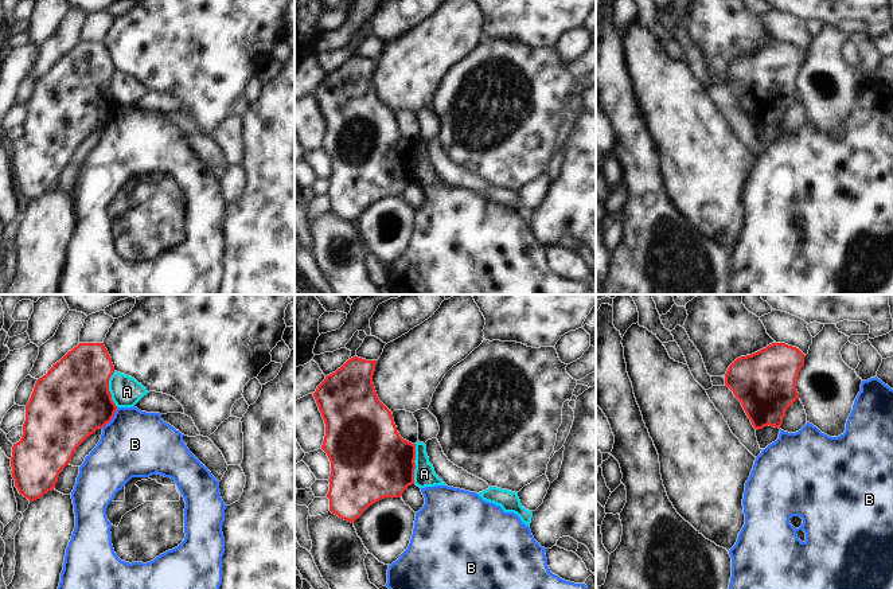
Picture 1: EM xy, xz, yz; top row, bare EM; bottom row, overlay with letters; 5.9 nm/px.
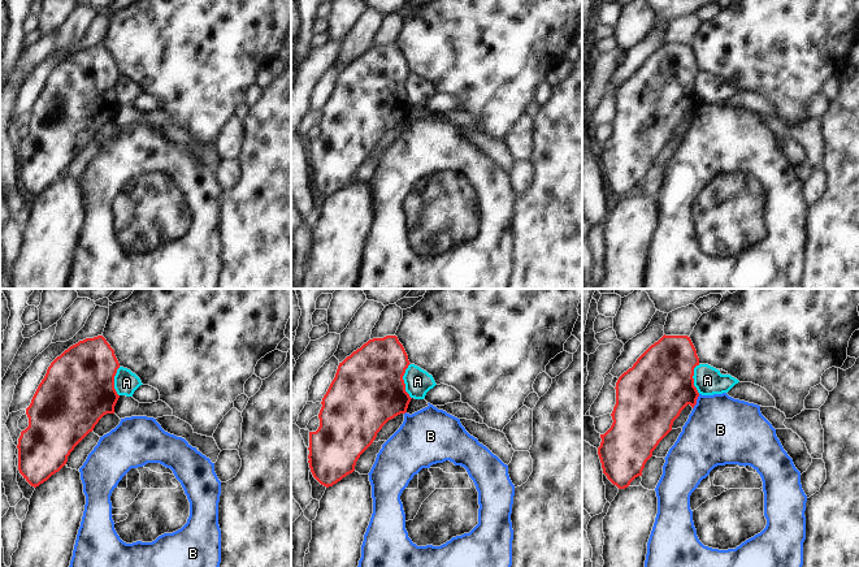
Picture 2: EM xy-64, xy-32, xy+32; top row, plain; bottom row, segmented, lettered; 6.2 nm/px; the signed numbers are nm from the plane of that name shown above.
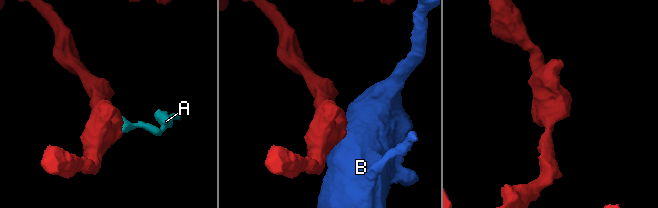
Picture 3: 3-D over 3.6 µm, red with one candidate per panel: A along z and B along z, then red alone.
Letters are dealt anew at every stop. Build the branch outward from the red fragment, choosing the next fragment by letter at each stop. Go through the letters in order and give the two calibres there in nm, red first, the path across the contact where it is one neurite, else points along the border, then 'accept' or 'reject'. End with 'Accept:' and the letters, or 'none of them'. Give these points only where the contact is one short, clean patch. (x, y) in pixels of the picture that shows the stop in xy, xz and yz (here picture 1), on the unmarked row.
A: 460 nm thick on the red side, 130 nm on the other; border along xz (416, 143), (413, 182); reject
B: 440 nm thick on the red side, 400 nm on the other; border along xy (117, 106), (113, 116), (101, 127); reject
Accept: none of them

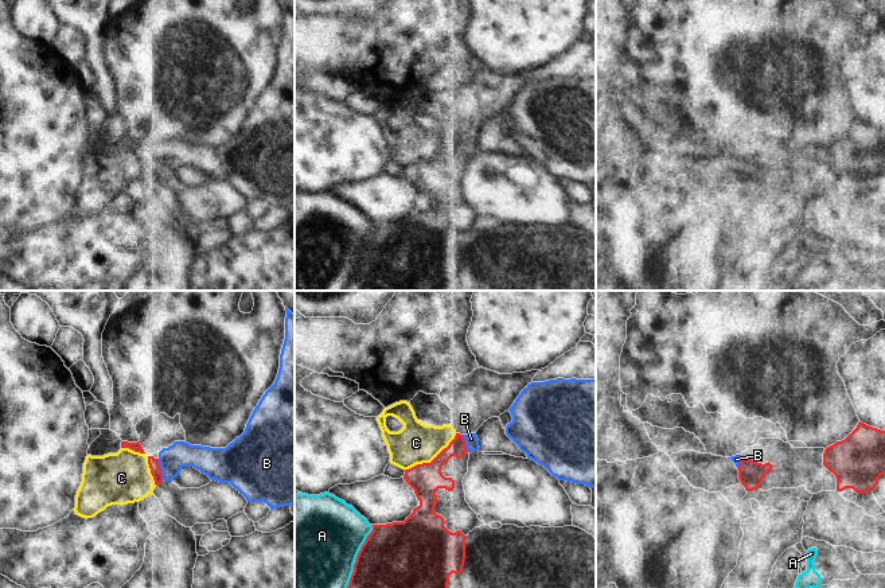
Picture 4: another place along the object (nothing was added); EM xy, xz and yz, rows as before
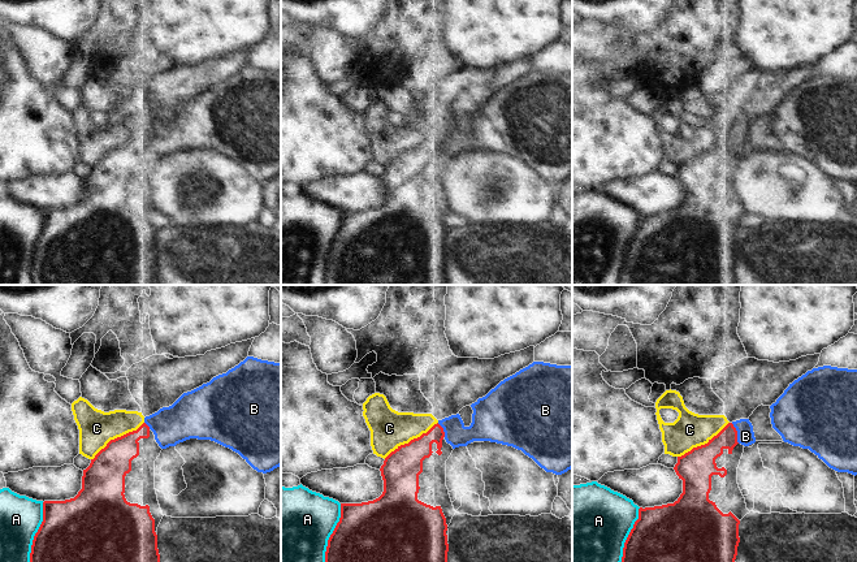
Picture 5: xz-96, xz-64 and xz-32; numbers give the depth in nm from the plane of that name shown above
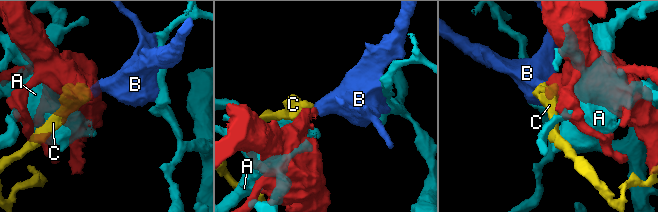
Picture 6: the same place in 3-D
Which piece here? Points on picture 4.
A: 500 nm thick on the red side, 480 nm on the other; reject
B: 60 nm thick on the red side, 160 nm on the other; runs through xy (154, 162), (160, 168), (180, 152); accept
C: 190 nm thick on the red side, 240 nm on the other; border along xz (456, 132), (429, 160), (417, 162), (405, 168); reject
Accept: B

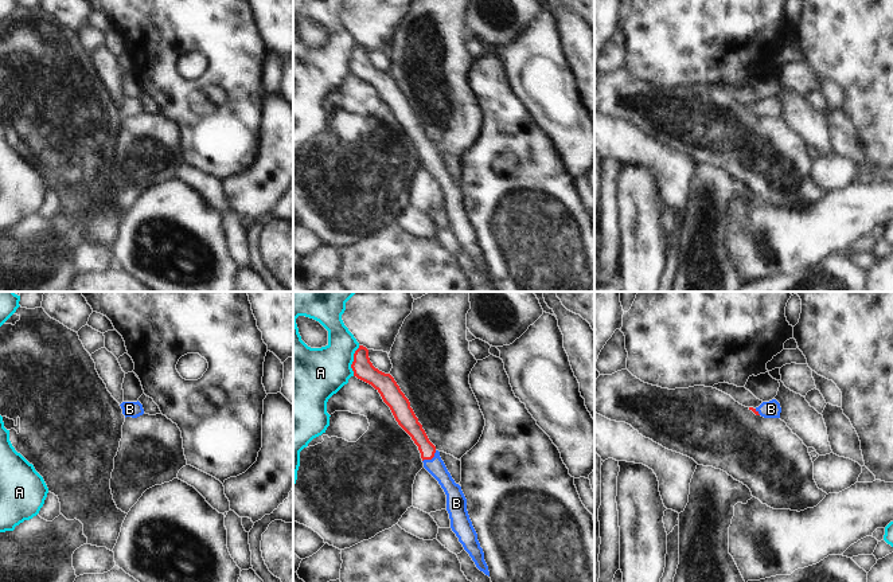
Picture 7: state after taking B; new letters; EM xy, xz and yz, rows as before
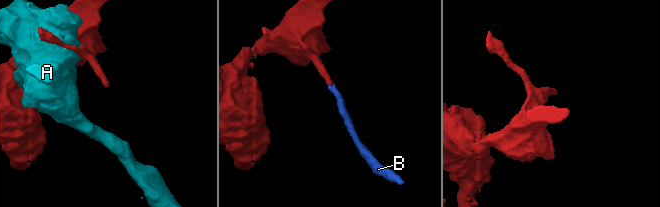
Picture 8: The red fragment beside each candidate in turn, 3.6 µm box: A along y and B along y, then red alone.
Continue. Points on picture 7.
A: 120 nm thick on the red side, 320 nm on the other; reject
B: 100 nm thick on the red side, 110 nm on the other; runs through xz (409, 122), (426, 147), (431, 157), (436, 165); accept
Accept: B

